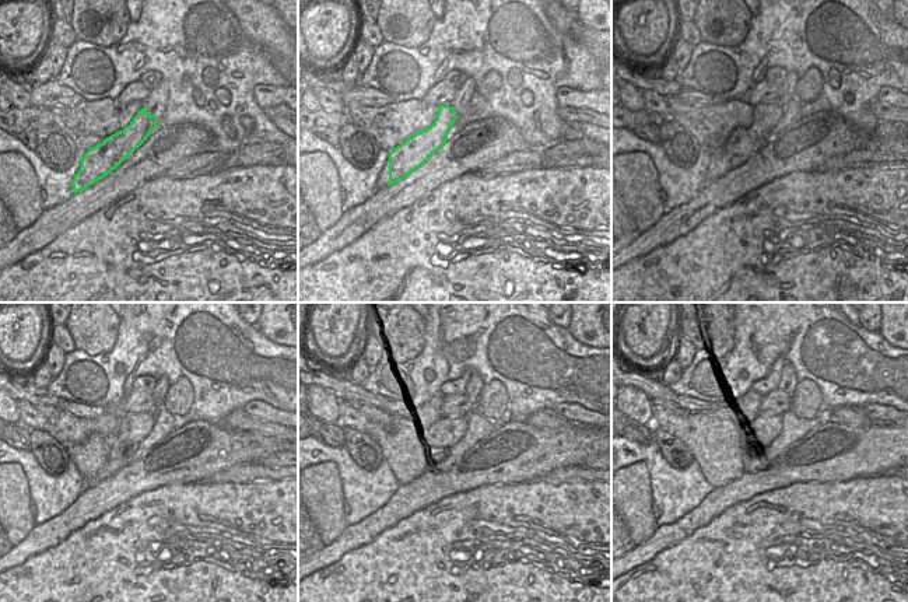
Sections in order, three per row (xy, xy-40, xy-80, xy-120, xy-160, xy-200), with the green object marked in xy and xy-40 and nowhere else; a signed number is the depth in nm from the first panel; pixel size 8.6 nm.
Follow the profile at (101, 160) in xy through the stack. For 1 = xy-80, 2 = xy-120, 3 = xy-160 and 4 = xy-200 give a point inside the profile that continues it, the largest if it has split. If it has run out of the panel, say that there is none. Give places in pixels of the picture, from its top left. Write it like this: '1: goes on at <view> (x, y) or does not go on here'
1: goes on at xy-80 (742, 143)
2: goes on at xy-120 (133, 427)
3: goes on at xy-160 (444, 433)
4: goes on at xy-200 (761, 430)

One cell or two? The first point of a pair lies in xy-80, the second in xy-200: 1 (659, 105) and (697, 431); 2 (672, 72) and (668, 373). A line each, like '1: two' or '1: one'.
1: one
2: one

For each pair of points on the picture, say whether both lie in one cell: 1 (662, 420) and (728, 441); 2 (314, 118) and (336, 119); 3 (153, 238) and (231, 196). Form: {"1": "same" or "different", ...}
{"1": "same", "2": "same", "3": "same"}

